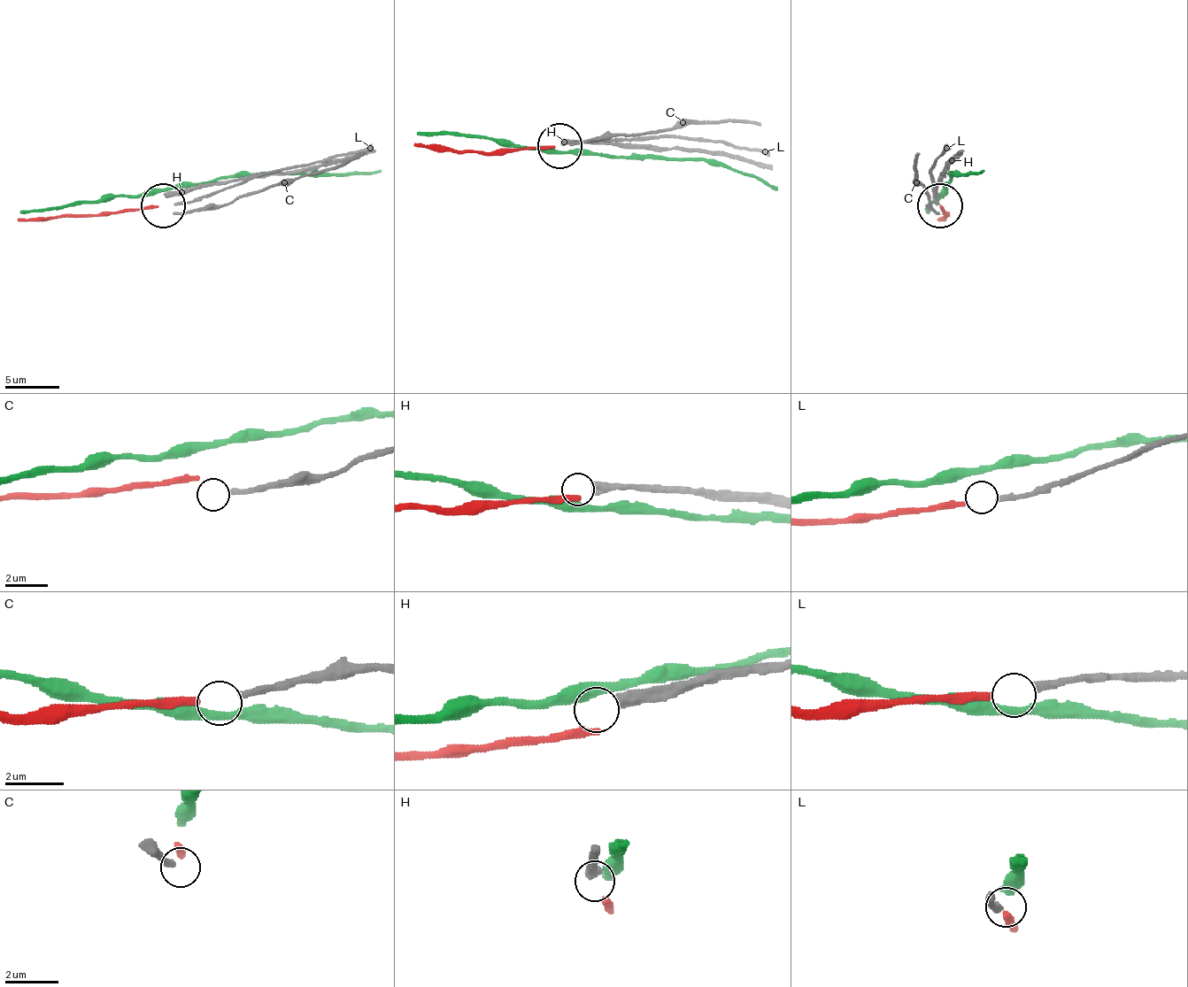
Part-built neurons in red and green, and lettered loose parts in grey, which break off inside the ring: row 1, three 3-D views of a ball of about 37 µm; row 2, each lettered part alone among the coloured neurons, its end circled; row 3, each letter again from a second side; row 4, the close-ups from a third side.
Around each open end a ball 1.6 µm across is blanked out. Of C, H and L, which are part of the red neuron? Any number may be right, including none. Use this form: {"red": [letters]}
{"red": ["L"]}

